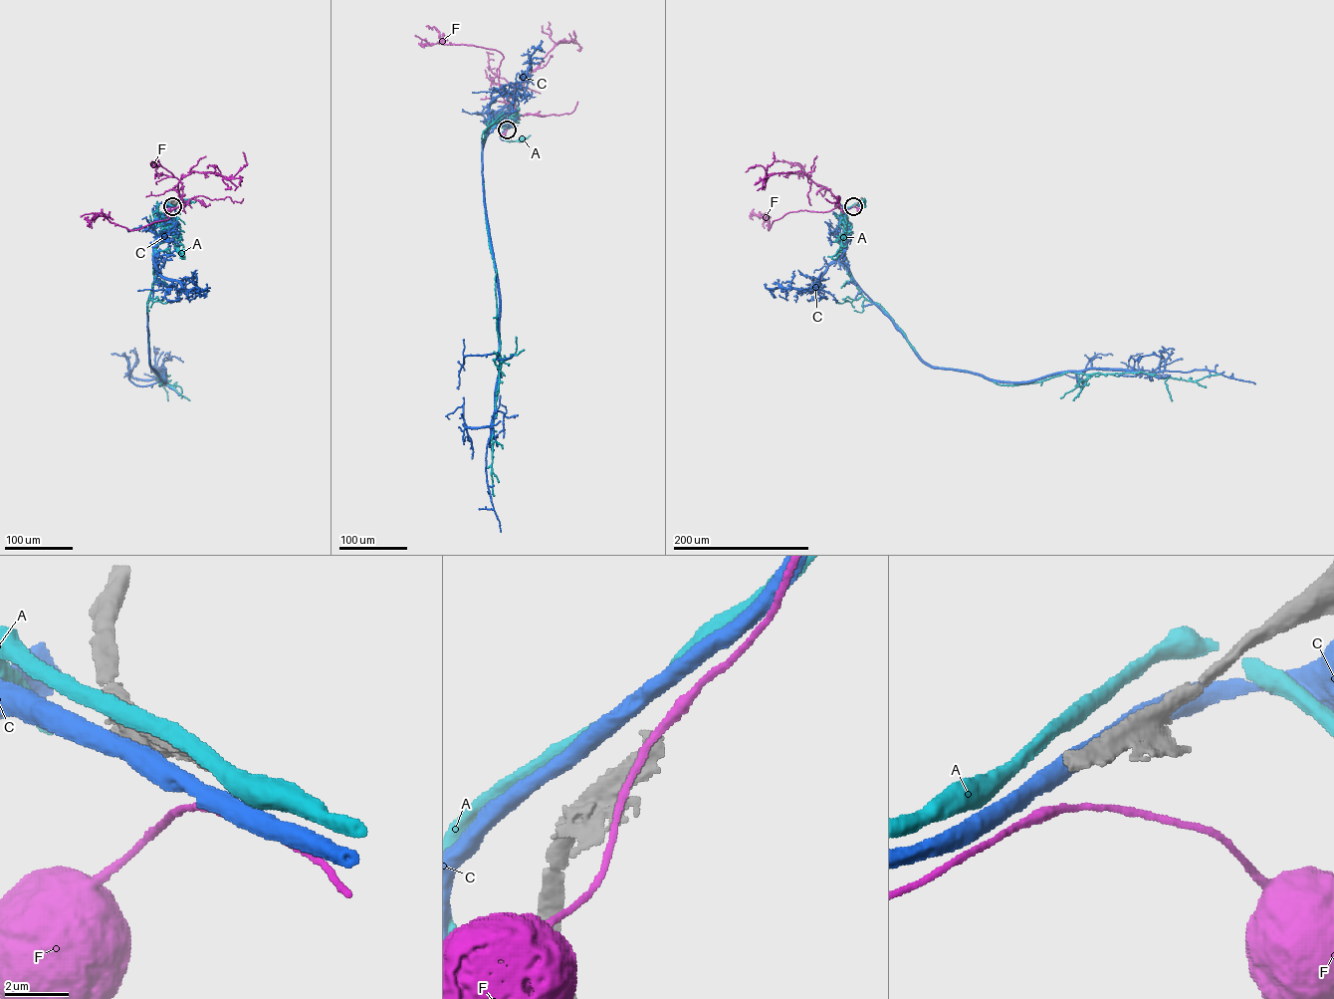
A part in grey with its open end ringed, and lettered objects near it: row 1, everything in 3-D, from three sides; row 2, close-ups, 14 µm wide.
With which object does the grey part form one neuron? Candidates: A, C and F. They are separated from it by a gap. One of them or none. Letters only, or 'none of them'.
none of them

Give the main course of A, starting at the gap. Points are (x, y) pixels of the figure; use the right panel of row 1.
A: (852, 205), (865, 207), (864, 199), (862, 202)

